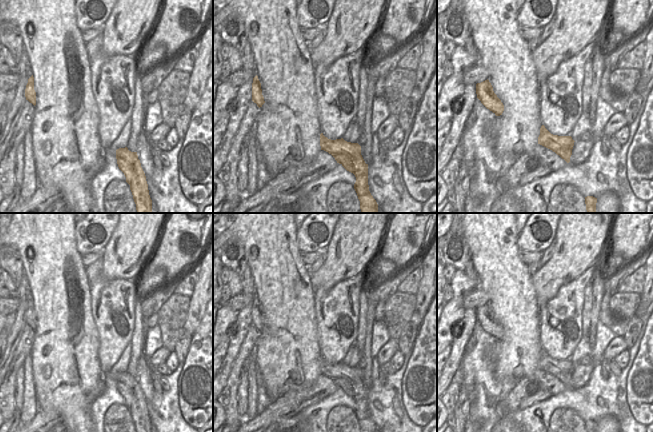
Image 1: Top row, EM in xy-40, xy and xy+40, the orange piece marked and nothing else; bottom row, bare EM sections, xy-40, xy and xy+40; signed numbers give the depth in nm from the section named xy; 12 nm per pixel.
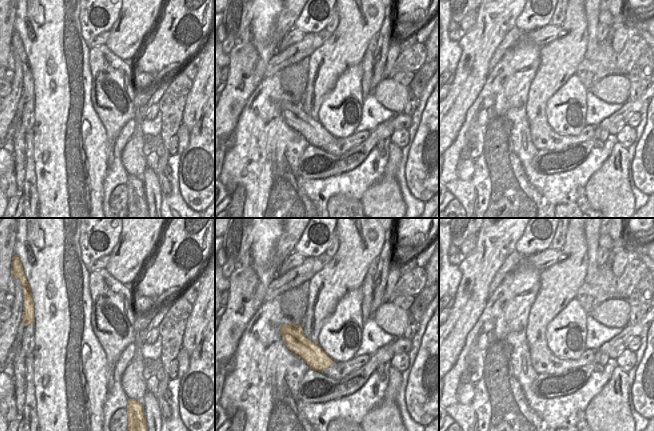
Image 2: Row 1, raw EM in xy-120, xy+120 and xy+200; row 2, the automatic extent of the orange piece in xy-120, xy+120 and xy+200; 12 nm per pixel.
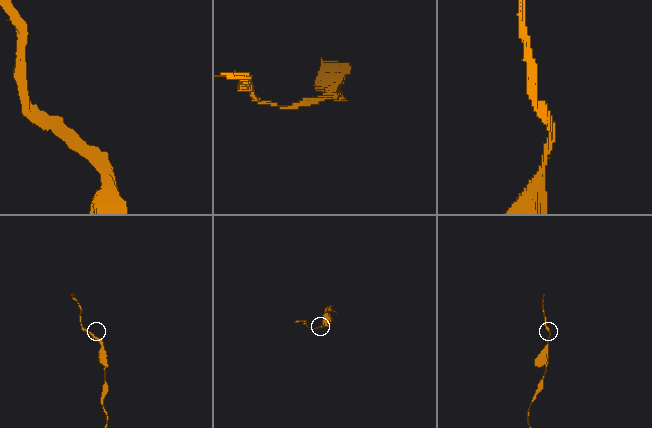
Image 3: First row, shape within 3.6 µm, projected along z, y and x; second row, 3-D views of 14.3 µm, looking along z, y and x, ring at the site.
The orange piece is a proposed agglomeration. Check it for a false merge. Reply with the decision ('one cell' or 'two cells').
two cells

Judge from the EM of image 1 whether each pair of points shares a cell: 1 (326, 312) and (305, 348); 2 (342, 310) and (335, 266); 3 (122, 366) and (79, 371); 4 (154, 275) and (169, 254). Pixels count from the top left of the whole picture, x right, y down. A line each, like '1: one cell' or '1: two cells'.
1: two cells
2: two cells
3: two cells
4: one cell

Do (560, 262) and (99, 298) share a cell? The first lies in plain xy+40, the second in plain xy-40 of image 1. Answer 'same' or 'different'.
different

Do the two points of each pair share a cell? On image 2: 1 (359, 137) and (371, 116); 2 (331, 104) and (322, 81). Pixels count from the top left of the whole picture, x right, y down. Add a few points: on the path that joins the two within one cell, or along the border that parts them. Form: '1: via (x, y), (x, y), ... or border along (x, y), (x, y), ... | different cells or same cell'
1: border along (369, 130), (355, 132) | different cells
2: border along (341, 74), (335, 85), (323, 99), (318, 115) | different cells

